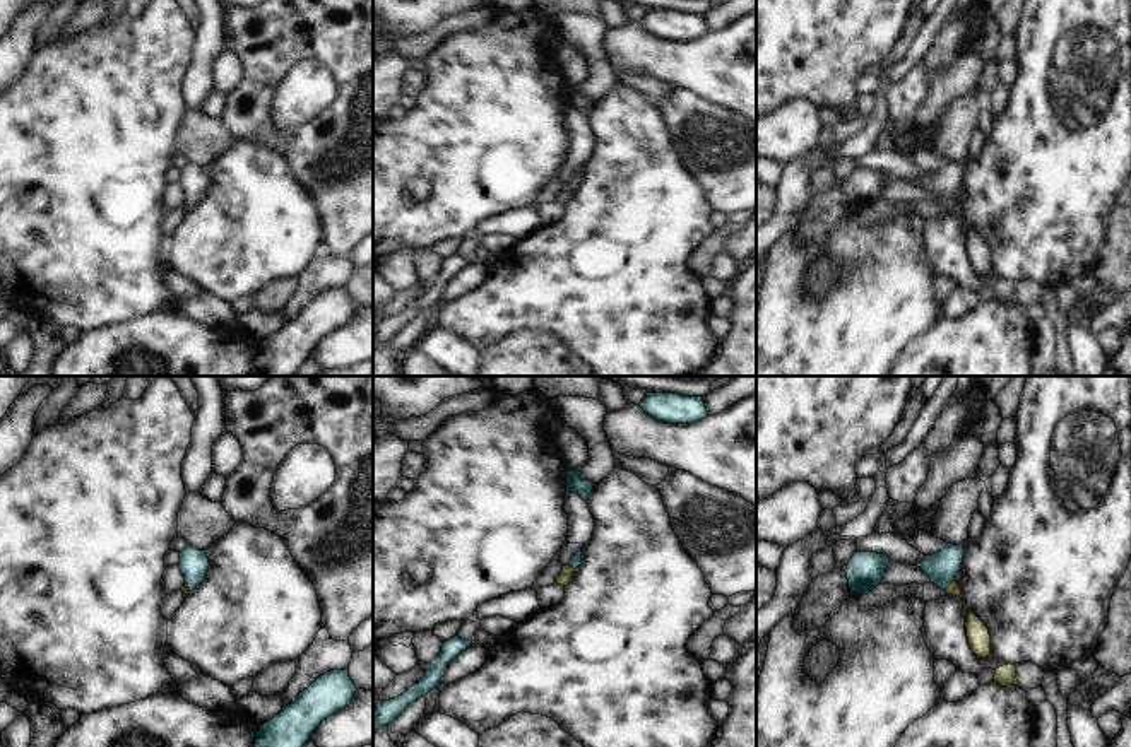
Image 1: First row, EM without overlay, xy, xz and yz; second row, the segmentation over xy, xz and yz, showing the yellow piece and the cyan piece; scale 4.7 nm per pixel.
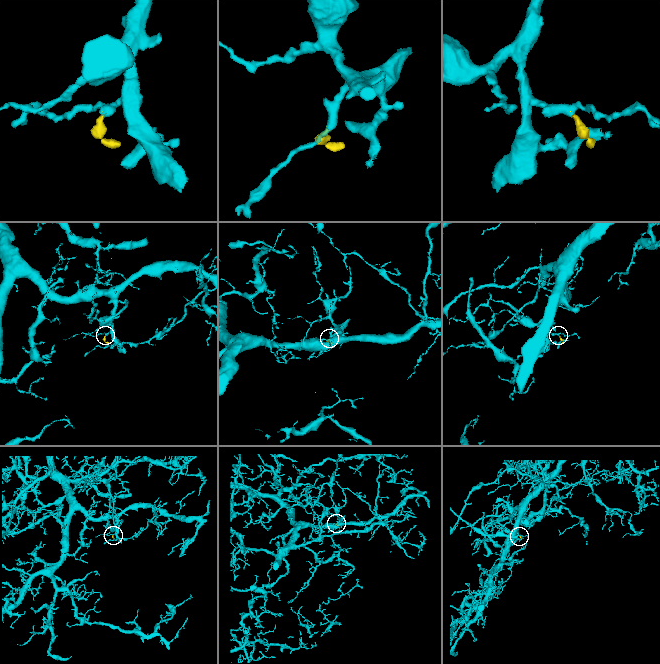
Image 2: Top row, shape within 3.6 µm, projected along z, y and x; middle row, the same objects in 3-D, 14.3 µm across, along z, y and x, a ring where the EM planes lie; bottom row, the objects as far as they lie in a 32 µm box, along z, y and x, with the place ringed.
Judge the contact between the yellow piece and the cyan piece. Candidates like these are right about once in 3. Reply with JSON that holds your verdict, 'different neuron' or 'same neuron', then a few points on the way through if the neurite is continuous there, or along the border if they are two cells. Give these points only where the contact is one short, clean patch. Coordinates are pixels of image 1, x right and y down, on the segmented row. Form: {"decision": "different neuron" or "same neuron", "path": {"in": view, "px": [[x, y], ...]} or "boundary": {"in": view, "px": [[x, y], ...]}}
{"decision": "same neuron", "path": {"in": "yz", "px": [[953, 588], [950, 585], [943, 578], [941, 566]]}}

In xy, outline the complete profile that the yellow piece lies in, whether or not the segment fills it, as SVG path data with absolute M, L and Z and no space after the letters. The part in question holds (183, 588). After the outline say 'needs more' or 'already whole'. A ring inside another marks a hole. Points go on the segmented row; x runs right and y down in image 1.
M187 545L180 552L180 571L185 576L185 585L180 588L185 595L193 591L200 583L204 583L204 578L209 571L209 557L205 550L197 550L192 545Z; needs more

